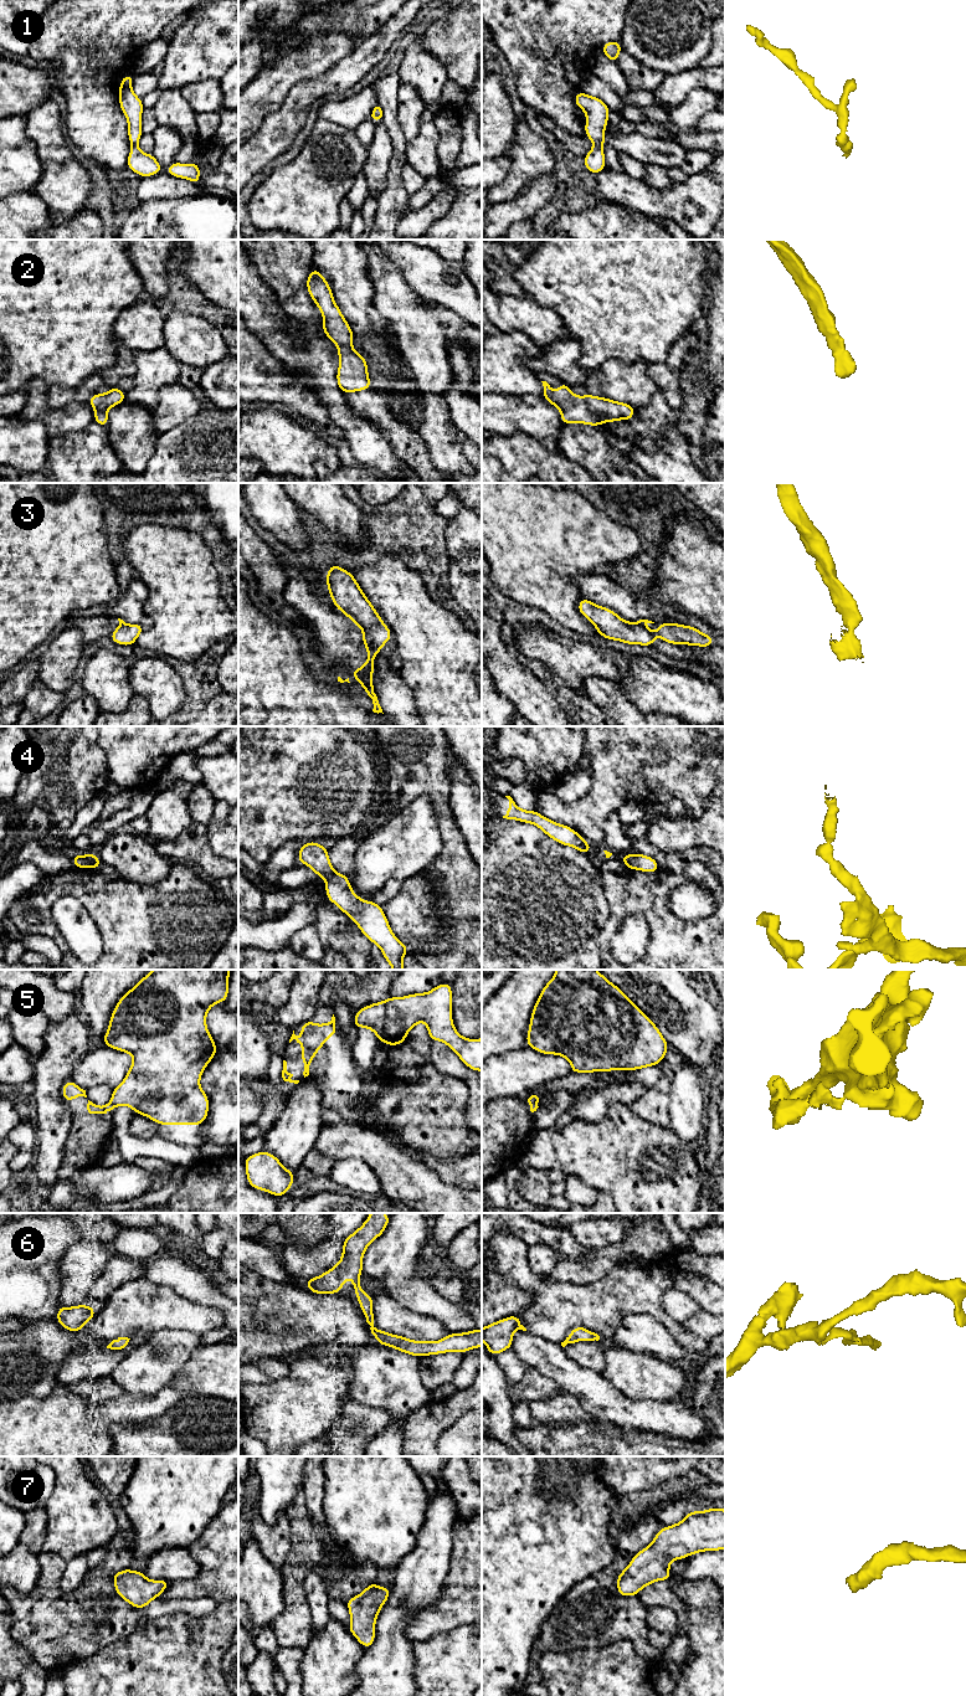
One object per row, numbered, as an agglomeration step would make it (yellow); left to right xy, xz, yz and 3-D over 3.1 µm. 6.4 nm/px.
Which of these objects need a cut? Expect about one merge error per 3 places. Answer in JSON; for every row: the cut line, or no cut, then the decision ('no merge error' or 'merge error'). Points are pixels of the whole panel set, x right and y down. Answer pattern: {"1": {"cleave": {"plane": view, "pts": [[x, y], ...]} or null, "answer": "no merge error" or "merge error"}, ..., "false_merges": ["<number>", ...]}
{"1": {"cleave": null, "answer": "no merge error"}, "2": {"cleave": null, "answer": "no merge error"}, "3": {"cleave": {"plane": "xz", "pts": [[365, 643], [378, 651]]}, "answer": "merge error"}, "4": {"cleave": {"plane": "xy", "pts": [[85, 856], [88, 867]]}, "answer": "merge error"}, "5": {"cleave": {"plane": "xy", "pts": [[111, 1101], [114, 1105]]}, "answer": "merge error"}, "6": {"cleave": null, "answer": "no merge error"}, "7": {"cleave": null, "answer": "no merge error"}, "false_merges": ["3", "4", "5"]}

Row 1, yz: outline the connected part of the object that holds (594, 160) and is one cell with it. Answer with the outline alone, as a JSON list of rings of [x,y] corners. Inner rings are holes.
[[[581,91],[575,94],[575,104],[586,114],[585,135],[592,140],[594,148],[584,156],[586,169],[592,174],[600,174],[606,168],[605,129],[608,122],[610,108],[598,98]]]

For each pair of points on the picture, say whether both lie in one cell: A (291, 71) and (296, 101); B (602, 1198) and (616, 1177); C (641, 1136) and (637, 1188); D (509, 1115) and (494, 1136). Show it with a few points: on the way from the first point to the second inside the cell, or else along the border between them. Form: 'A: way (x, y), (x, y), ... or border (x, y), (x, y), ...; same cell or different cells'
A: border (319, 73), (299, 81), (276, 111); different cells
B: border (580, 1178), (589, 1186), (604, 1191), (612, 1199); different cells
C: way (635, 1149), (635, 1171), (638, 1176); same cell
D: way (508, 1120), (498, 1131); same cell

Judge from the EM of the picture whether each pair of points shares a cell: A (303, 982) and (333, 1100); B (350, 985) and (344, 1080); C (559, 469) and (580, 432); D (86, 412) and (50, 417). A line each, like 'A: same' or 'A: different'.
A: different
B: same
C: different
D: same

